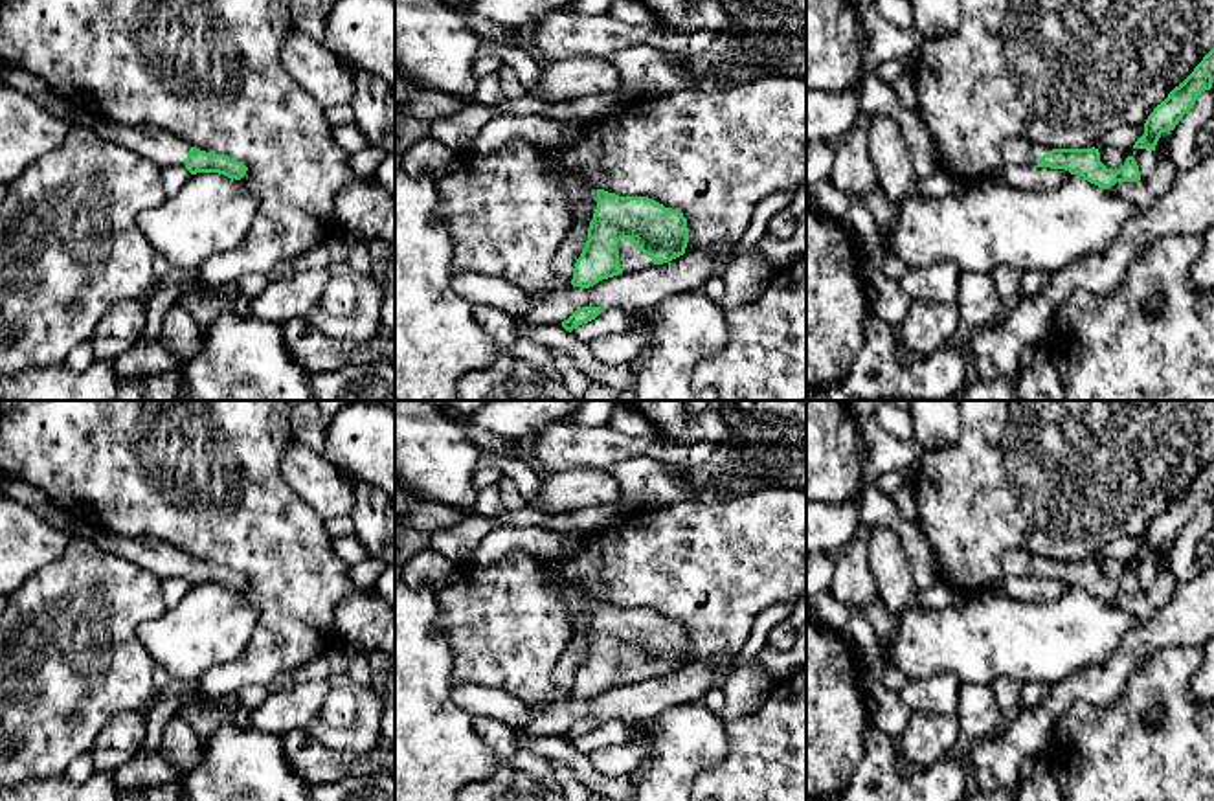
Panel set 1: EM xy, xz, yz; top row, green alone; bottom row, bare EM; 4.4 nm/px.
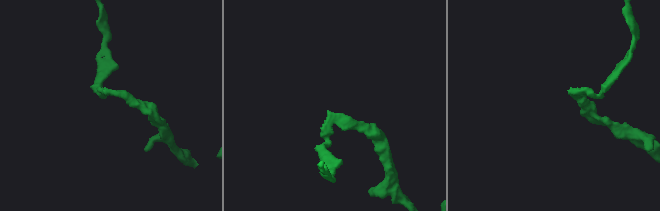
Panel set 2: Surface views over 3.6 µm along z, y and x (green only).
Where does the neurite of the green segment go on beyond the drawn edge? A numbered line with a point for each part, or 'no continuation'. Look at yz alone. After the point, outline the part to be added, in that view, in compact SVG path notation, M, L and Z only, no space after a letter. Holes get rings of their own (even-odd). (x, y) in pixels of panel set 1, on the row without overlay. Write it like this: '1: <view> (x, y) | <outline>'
1: yz (1016, 563) | M1010 549L1001 557L1001 570L1005 577L1034 579L1040 575L1040 570L1051 562L1051 558L1034 553Z

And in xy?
1: xy (162, 559) | M108 531L97 533L94 540L101 549L152 571L160 581L167 577L185 579L191 557L163 540L152 536L123 538Z

